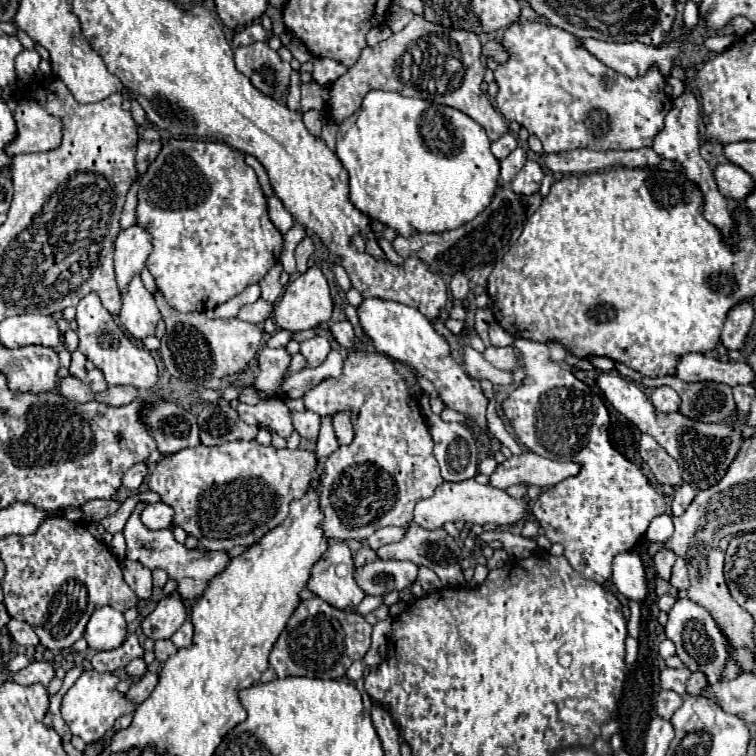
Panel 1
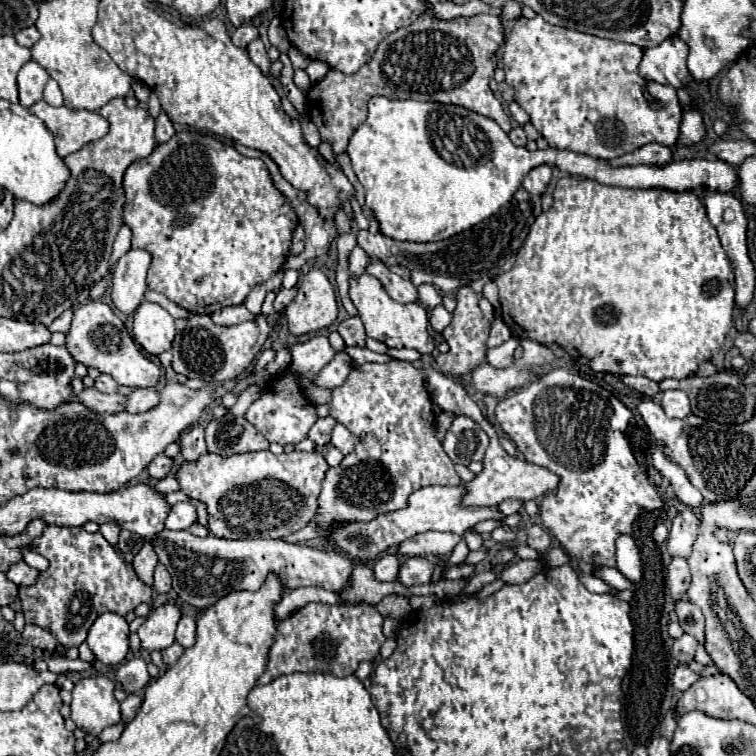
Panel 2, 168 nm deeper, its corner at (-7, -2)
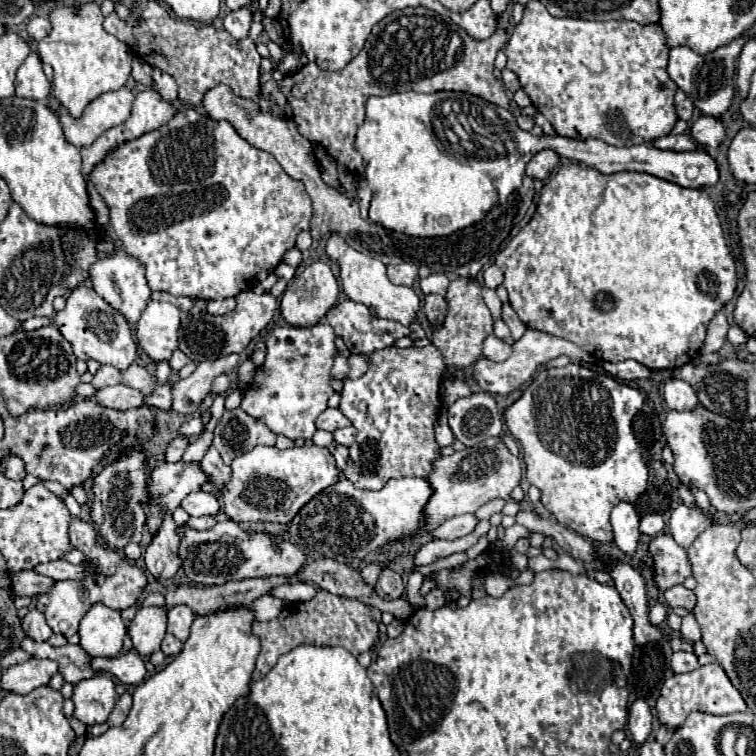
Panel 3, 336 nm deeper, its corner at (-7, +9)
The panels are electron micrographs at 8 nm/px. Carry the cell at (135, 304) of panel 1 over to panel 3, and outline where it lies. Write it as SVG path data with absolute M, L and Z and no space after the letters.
M149 301L141 319L137 321L135 335L141 349L155 361L169 359L177 349L181 311L167 301Z

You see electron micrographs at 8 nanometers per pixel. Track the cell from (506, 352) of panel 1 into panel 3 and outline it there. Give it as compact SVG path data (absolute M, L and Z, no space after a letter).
M489 335L483 343L483 355L491 361L505 361L511 355L511 345L495 335Z

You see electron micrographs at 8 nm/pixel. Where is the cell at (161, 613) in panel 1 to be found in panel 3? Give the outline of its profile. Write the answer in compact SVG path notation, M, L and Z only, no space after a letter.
M141 607L127 631L133 639L135 651L143 657L149 657L153 651L159 649L167 633L167 609L165 607Z

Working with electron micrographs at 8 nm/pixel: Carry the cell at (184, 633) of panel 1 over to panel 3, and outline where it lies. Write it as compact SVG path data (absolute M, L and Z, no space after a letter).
M177 605L167 613L167 631L177 639L185 641L189 637L193 619L195 619L195 613L187 605Z

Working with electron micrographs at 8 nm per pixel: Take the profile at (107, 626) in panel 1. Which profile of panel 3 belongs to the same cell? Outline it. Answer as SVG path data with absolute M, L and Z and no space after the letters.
M93 605L81 619L79 637L81 647L91 657L117 657L123 649L123 637L127 627L121 613L105 605Z

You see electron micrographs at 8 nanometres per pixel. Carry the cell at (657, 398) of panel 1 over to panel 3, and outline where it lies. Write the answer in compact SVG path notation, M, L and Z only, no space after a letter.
M669 379L665 383L663 397L665 397L667 407L675 409L675 411L691 411L699 403L693 387L685 381L679 381L679 379Z

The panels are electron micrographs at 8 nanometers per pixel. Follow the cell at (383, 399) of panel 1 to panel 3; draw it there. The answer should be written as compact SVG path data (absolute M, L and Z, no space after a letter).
M435 345L427 347L387 347L373 353L369 371L359 379L345 379L339 411L355 425L361 453L351 455L343 477L357 489L381 489L393 477L427 477L433 461L441 457L433 423L441 409L439 385L447 371Z

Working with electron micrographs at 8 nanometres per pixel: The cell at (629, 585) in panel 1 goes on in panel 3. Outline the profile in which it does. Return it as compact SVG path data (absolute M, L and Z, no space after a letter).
M619 503L611 511L611 527L615 535L615 545L625 555L633 555L641 533L639 533L639 517L631 503Z

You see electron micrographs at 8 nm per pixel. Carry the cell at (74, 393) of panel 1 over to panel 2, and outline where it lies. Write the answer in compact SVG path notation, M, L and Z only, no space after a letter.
M85 388L79 396L79 402L83 402L89 410L97 414L117 414L125 410L127 398L123 394L103 394L97 388Z

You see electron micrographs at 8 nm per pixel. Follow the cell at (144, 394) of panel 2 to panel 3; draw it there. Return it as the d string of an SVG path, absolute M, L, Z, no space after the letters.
M157 383L153 393L143 397L143 403L149 405L149 407L157 407L157 409L169 411L169 407L171 407L171 385L169 383L163 383L163 385Z

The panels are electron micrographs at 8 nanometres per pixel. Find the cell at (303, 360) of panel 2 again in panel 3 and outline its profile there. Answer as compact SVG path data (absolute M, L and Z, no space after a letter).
M317 323L313 327L275 327L267 337L267 359L261 367L257 367L255 377L243 395L241 409L263 421L273 433L281 433L289 439L309 439L315 433L317 415L327 409L327 399L333 393L329 381L335 351L335 333L327 323Z

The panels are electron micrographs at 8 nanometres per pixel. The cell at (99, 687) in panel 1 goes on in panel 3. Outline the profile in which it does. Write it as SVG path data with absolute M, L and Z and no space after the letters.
M95 675L91 679L79 681L71 699L75 703L73 715L85 725L95 725L109 719L119 695L115 693L115 685L107 675Z

